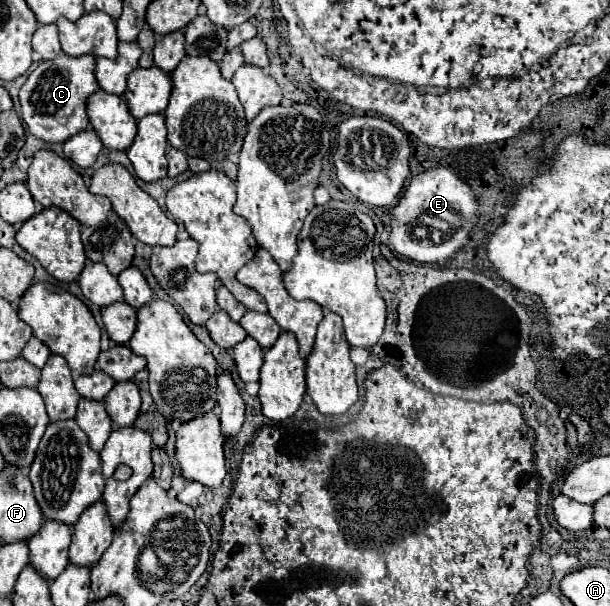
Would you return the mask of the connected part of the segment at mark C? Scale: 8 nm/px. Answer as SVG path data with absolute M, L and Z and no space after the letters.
M65 53L37 65L37 69L27 77L25 85L19 91L21 117L33 137L43 139L45 143L65 143L79 131L89 129L85 101L99 89L93 67L95 59L91 55L69 57Z

